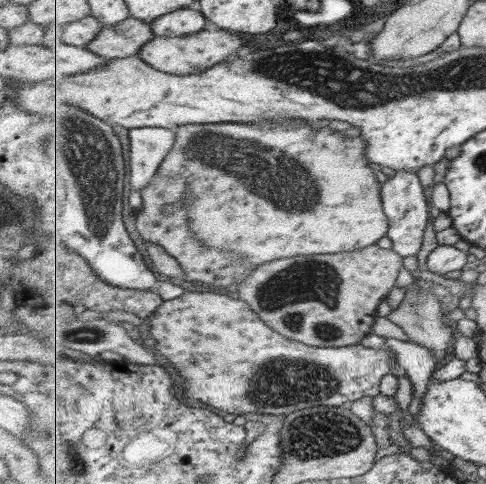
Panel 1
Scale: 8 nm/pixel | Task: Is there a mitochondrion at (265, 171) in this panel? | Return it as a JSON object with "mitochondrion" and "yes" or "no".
{"mitochondrion":"yes"}

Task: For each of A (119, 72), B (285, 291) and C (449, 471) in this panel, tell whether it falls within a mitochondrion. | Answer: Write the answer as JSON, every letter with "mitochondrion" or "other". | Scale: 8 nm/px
{"A":"other","B":"mitochondrion","C":"other"}

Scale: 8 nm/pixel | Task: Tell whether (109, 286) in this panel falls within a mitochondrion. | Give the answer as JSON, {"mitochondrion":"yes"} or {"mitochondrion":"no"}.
{"mitochondrion":"no"}

